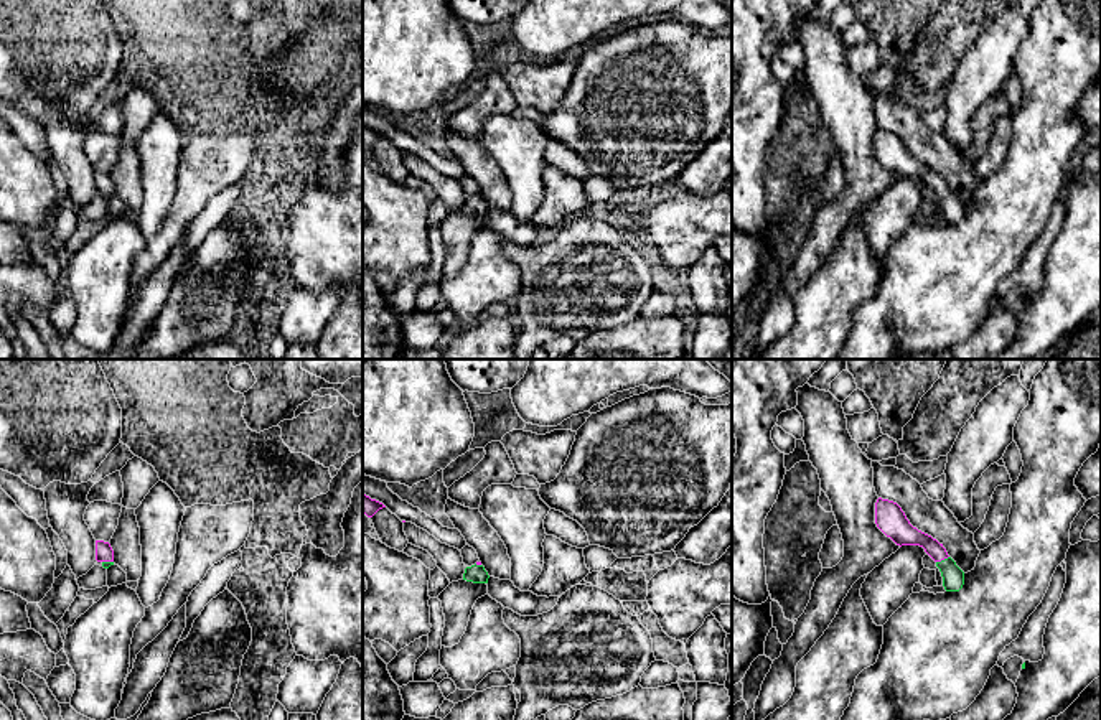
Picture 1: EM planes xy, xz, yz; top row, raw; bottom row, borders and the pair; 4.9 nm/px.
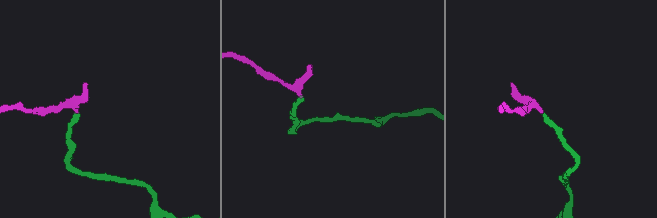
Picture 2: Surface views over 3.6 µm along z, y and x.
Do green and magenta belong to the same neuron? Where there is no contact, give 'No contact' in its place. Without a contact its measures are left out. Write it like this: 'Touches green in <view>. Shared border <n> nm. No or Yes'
Touches green in yz. Shared border 70 nm. Yes

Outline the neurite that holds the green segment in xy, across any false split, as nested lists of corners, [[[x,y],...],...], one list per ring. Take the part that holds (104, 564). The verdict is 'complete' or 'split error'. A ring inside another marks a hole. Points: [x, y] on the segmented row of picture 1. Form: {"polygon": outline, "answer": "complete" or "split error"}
{"polygon": [[[96,540],[96,560],[101,562],[104,568],[114,565],[114,550],[109,542]]], "answer": "split error"}

